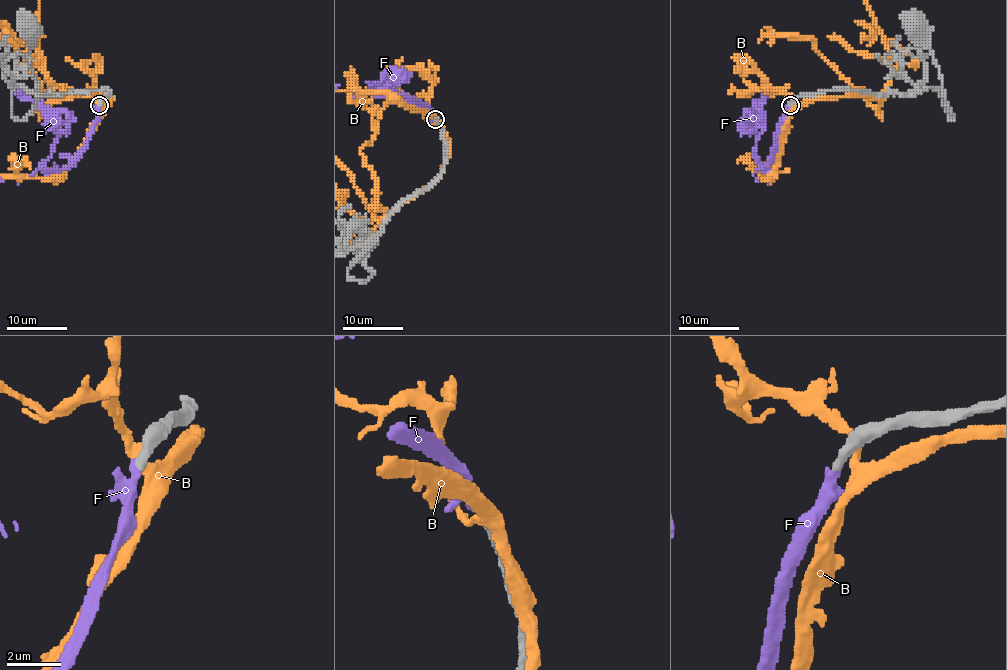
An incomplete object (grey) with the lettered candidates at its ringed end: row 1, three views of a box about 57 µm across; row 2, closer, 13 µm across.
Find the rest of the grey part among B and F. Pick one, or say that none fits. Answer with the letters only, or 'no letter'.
F

